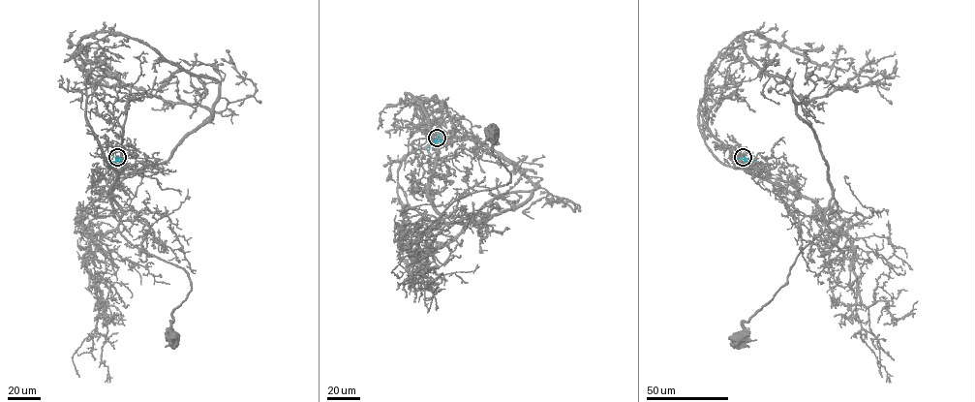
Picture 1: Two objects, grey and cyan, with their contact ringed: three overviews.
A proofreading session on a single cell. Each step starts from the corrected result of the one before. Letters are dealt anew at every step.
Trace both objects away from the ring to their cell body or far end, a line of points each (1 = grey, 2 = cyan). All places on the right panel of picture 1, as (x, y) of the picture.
1: (743, 157), (738, 159), (746, 168), (810, 199), (828, 228), (797, 256), (774, 297), (743, 323), (739, 338)
2: (743, 157), (746, 162), (755, 161)

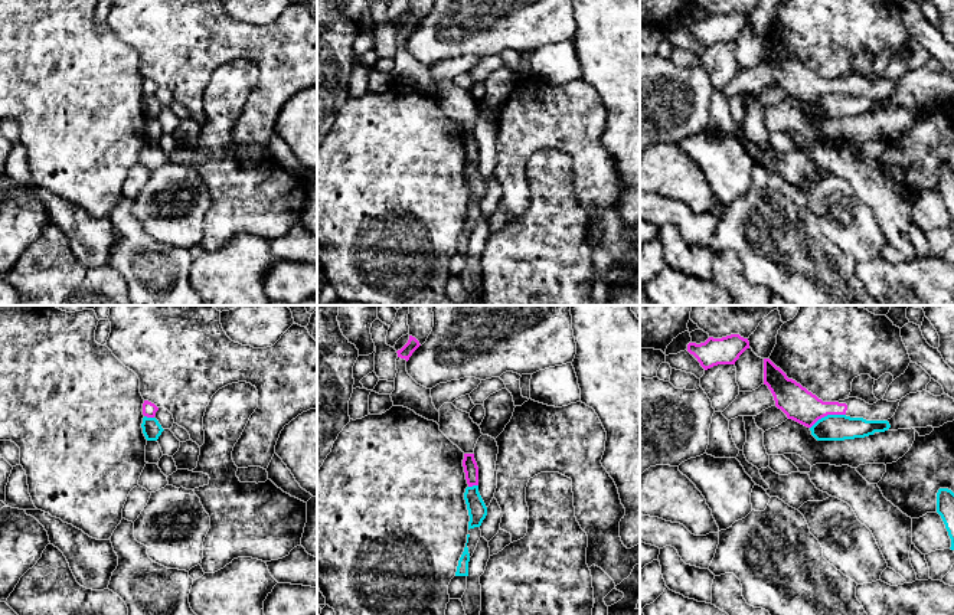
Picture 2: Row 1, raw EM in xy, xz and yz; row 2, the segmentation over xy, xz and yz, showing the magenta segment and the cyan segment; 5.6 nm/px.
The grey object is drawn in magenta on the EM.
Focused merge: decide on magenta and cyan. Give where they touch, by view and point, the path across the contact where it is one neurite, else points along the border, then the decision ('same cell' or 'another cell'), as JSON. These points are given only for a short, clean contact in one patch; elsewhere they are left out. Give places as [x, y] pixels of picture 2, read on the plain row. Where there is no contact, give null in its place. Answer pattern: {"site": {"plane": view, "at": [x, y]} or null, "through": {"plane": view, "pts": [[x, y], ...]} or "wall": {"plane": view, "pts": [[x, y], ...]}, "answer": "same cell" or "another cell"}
{"site": {"plane": "yz", "at": [827, 91]}, "wall": {"plane": "yz", "pts": [[845, 91], [827, 91], [810, 105]]}, "answer": "another cell"}

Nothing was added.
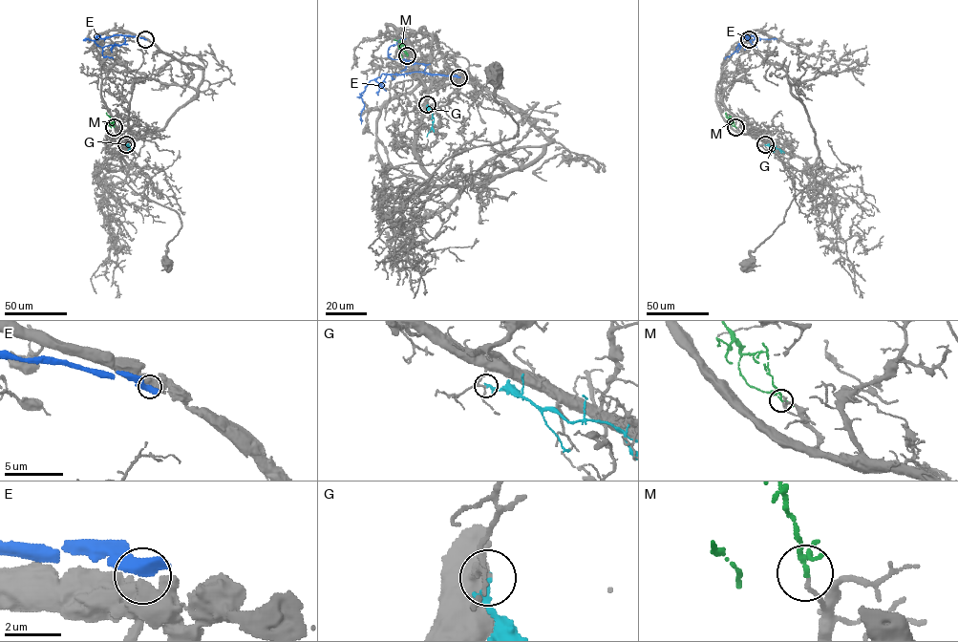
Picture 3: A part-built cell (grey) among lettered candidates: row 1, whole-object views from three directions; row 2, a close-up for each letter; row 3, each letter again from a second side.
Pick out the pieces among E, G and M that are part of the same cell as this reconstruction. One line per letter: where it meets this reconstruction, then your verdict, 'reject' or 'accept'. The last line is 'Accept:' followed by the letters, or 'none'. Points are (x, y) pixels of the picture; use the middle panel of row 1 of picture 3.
E: meets grey at (458, 77); reject
G: meets grey at (427, 104); reject
M: meets grey at (407, 55); accept
Accept: M

